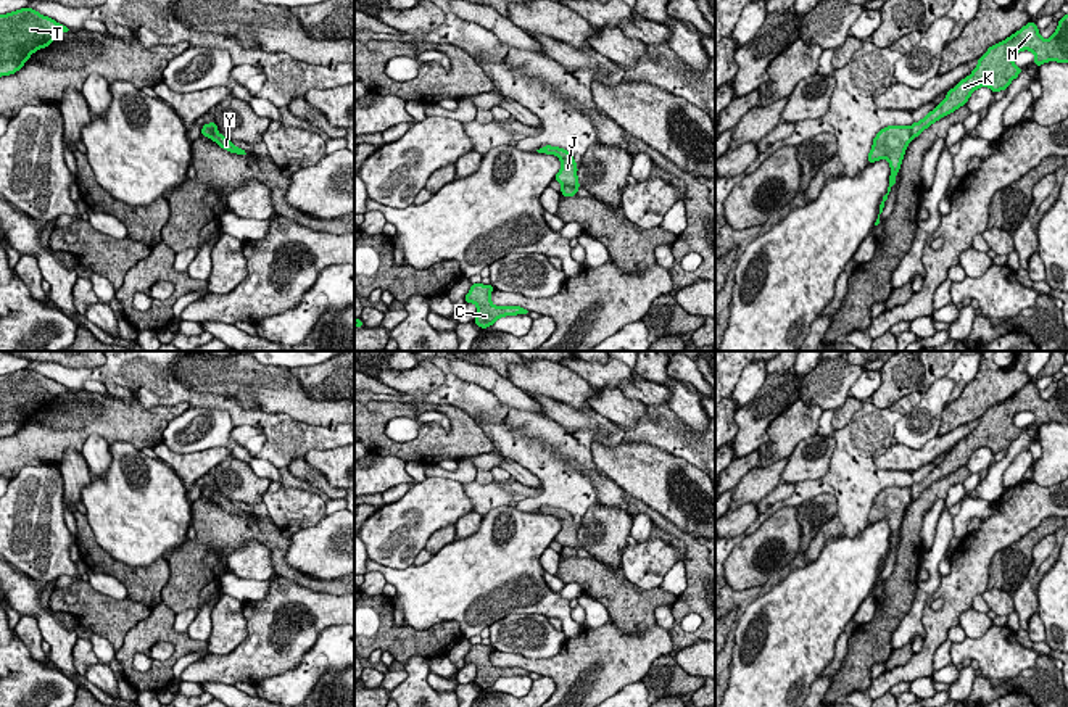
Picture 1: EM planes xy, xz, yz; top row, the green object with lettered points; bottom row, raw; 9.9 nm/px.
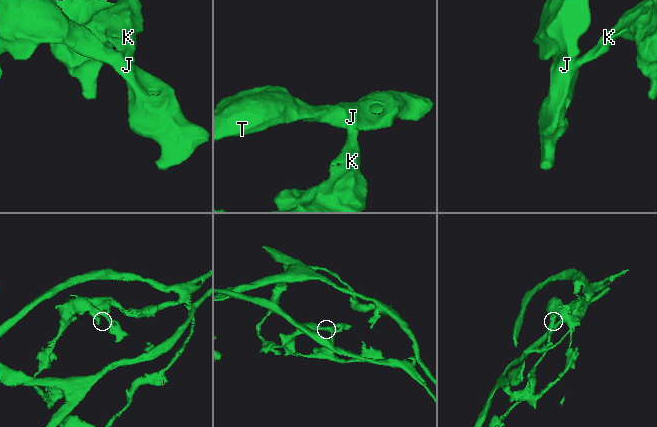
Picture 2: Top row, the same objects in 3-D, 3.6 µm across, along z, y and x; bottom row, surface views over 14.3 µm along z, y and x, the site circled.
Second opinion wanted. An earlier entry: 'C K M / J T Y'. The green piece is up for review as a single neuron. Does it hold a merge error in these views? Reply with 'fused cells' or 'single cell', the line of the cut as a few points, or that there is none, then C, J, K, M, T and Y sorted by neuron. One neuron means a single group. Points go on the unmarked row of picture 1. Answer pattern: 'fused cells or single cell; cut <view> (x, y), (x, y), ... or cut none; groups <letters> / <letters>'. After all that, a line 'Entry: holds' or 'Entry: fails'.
fused cells; cut yz (909, 488), (914, 498); groups C K M / J T Y
Entry: holds

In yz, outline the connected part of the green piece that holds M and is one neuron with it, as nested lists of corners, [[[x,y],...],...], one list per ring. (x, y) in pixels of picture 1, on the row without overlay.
[[[1068,375],[1058,380],[1050,399],[1042,399],[1036,383],[1029,382],[1008,399],[989,407],[971,435],[950,449],[941,465],[910,486],[912,498],[918,498],[933,483],[967,465],[976,449],[989,448],[992,454],[1008,449],[1023,432],[1013,424],[1013,417],[1023,411],[1034,414],[1037,428],[1049,422],[1068,424]]]

